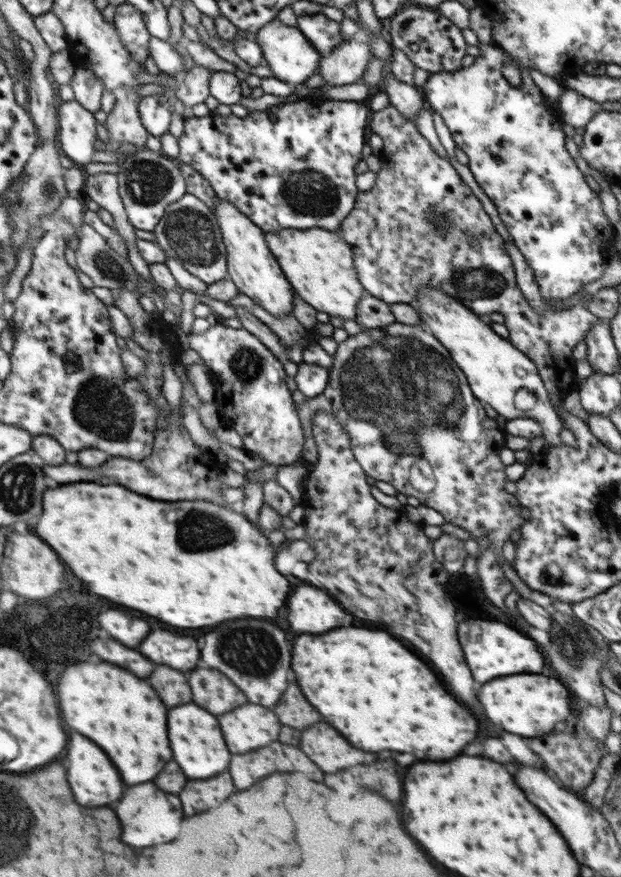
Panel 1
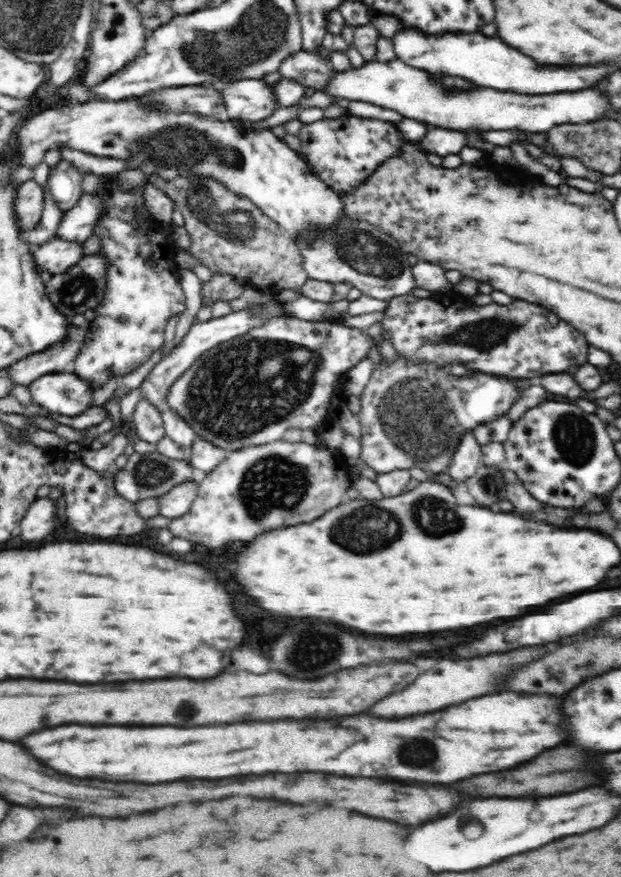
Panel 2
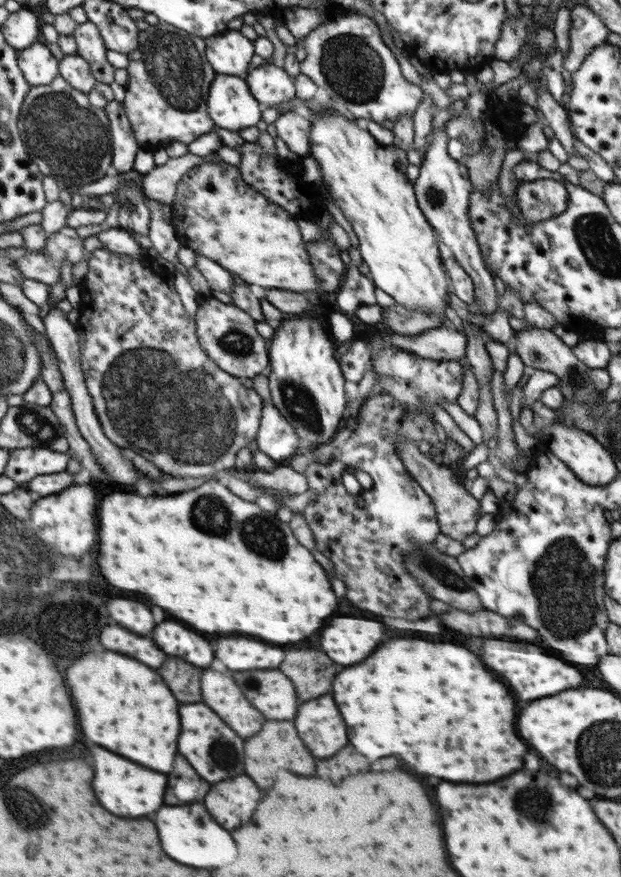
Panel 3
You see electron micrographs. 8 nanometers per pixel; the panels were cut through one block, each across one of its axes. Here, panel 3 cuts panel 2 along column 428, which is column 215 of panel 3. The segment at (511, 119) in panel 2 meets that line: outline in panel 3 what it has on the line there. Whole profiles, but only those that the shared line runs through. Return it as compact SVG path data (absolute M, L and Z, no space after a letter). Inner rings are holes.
M219 72L211 84L208 107L216 127L236 132L260 122L263 109L244 76Z

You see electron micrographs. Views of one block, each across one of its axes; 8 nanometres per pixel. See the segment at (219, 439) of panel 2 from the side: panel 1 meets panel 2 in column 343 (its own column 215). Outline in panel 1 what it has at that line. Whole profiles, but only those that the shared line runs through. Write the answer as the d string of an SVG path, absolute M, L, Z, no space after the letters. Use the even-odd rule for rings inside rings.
M219 323L211 326L202 334L189 335L192 351L198 352L206 366L210 368L217 385L216 405L224 423L238 432L242 438L243 448L249 454L256 455L272 466L293 465L301 456L304 448L304 430L298 411L294 407L292 393L286 385L286 373L283 362L279 361L262 340L243 327L234 330Z

